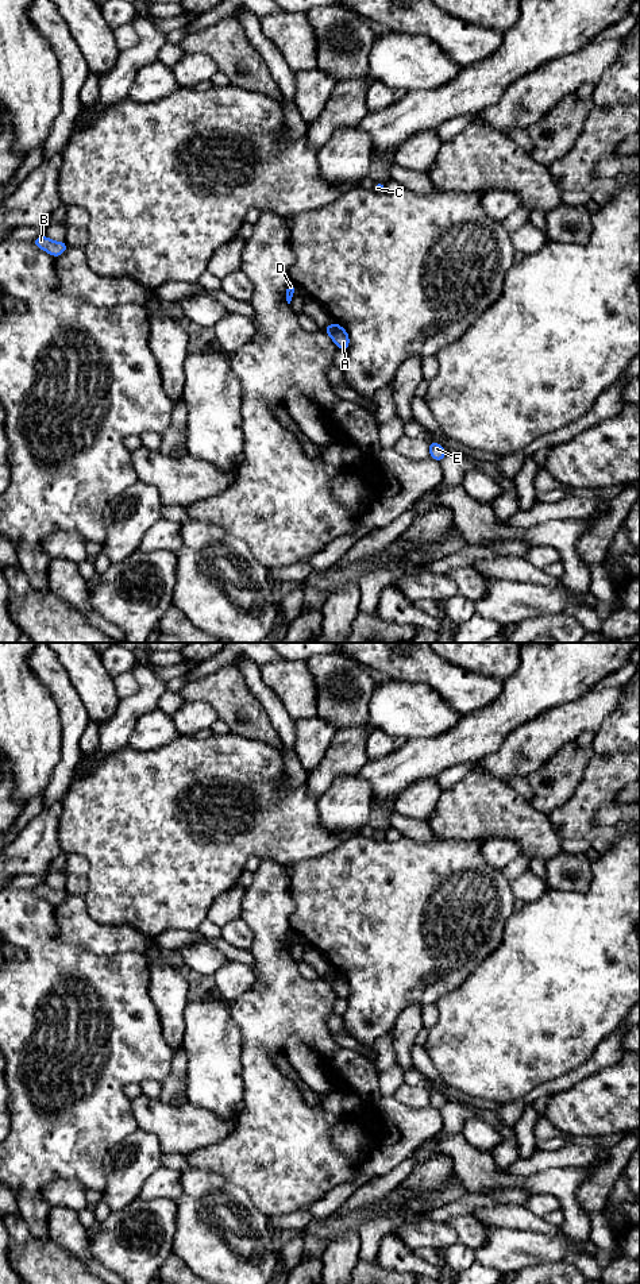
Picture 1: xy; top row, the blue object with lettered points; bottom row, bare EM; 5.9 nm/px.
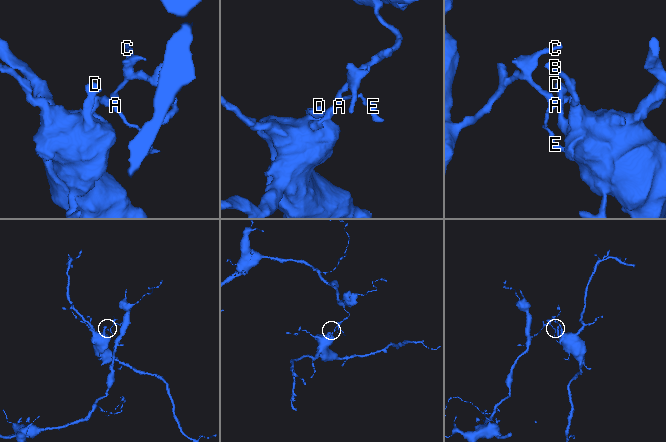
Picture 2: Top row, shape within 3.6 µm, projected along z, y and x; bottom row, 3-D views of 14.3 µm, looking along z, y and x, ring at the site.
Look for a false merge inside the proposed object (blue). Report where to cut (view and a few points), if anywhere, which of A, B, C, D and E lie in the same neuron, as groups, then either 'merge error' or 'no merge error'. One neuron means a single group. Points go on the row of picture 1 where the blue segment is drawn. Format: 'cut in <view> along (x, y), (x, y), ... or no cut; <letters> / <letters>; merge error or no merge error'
cut in xy along (331, 324), (332, 338); A C E / B D; merge error

